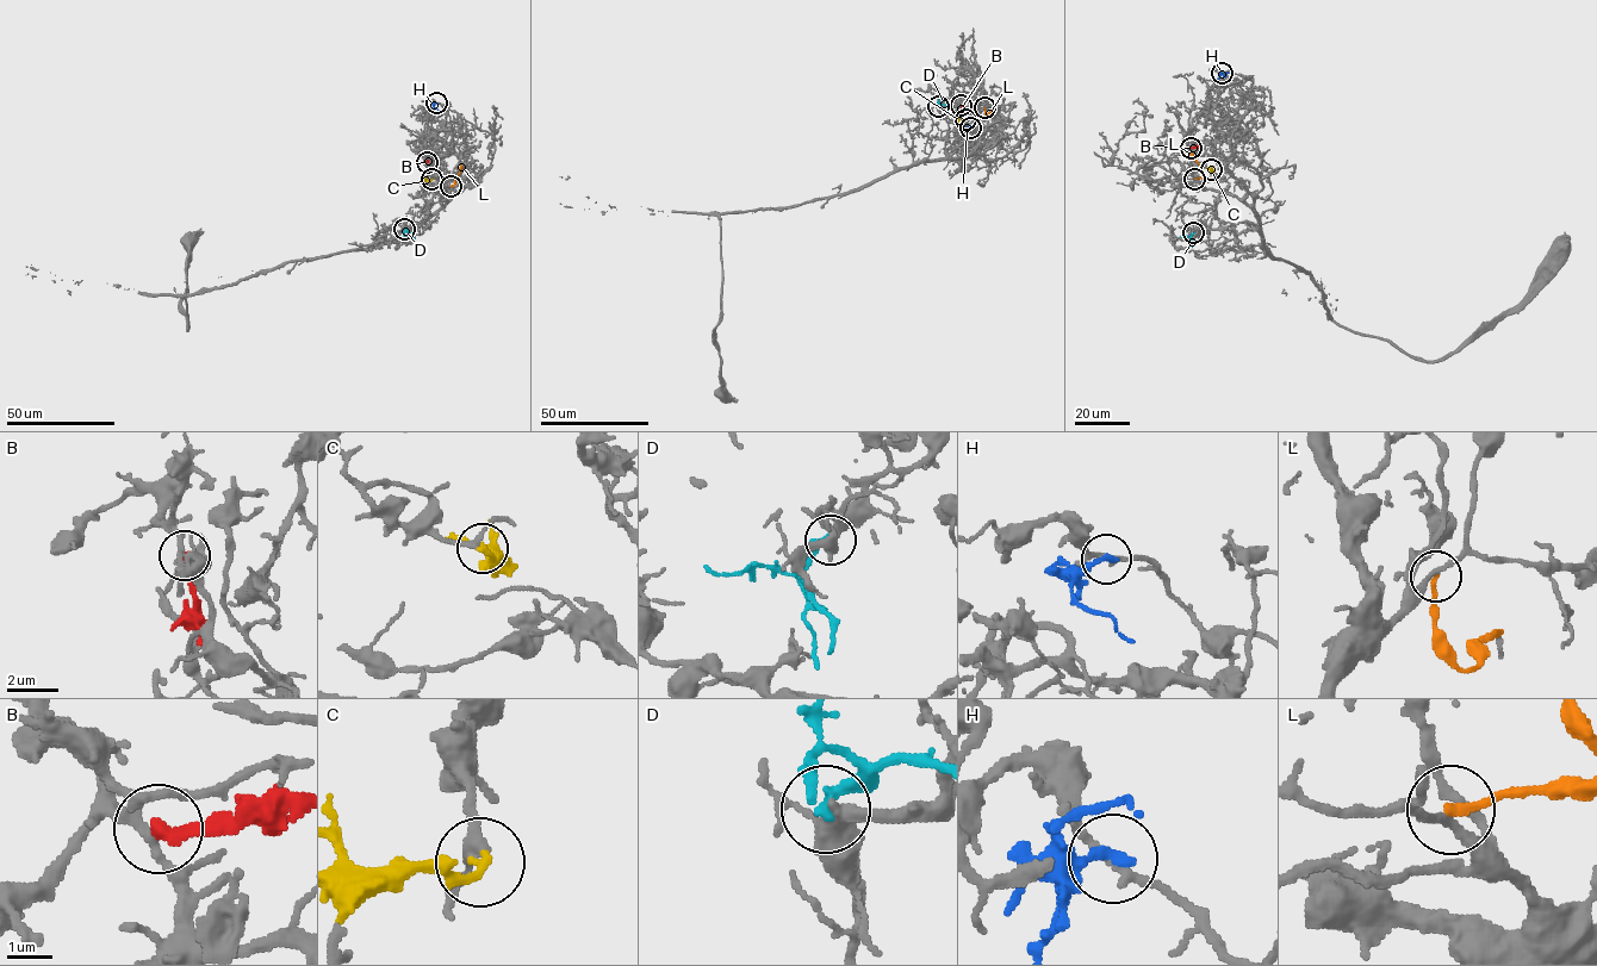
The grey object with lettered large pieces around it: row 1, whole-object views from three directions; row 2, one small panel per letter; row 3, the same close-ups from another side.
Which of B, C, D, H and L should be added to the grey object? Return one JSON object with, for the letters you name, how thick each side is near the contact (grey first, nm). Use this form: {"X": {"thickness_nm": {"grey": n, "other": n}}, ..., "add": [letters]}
{"C": {"thickness_nm": {"grey": 190, "other": 200}}, "add": ["C"]}

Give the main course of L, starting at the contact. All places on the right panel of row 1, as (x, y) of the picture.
L: (1194, 179), (1205, 175), (1190, 151)

